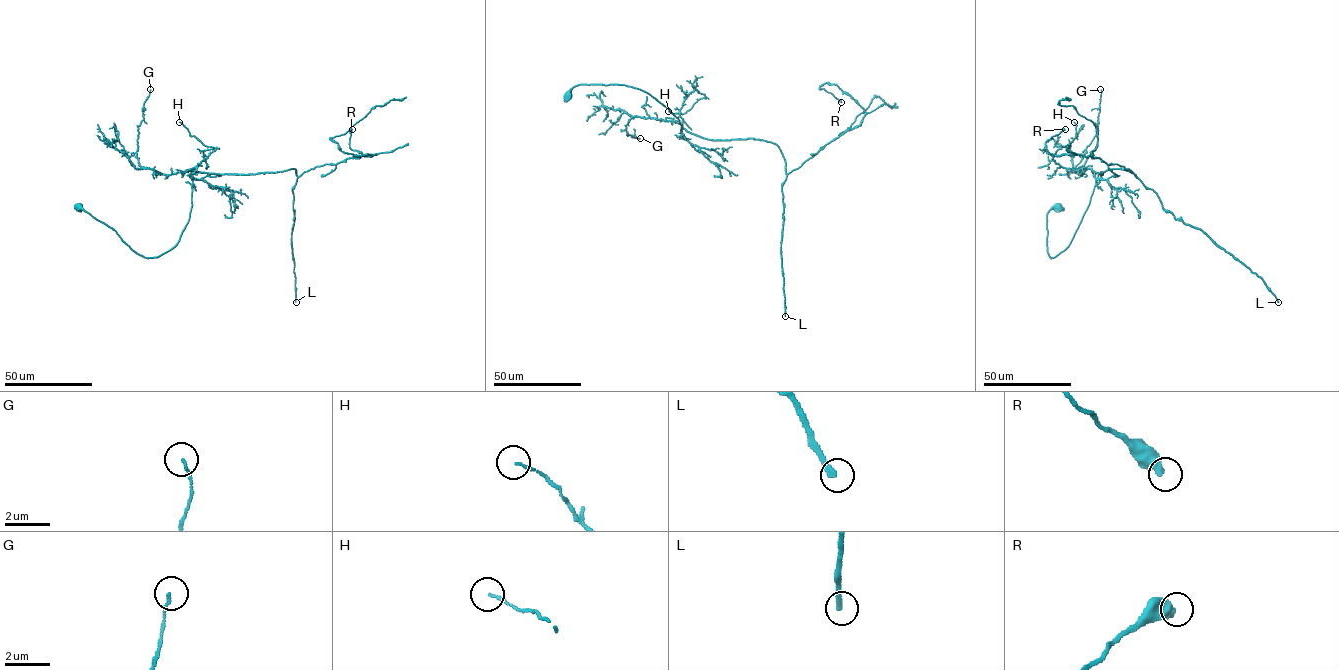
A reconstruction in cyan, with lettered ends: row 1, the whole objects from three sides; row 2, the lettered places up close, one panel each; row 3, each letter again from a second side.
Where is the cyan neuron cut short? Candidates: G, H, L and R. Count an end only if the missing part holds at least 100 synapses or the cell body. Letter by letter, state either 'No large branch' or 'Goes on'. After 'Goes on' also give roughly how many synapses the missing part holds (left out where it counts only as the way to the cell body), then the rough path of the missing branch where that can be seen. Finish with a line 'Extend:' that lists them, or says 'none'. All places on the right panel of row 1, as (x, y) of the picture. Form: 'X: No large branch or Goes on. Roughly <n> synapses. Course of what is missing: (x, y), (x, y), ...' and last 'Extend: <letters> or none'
G: No large branch
H: No large branch
L: Goes on. Roughly 130 synapses
R: No large branch
Extend: L

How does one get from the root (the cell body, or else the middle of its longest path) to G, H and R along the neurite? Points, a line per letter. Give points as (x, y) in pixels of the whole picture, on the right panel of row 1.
G: (1057, 207), (1047, 216), (1051, 258), (1070, 244), (1095, 184), (1090, 169), (1079, 168), (1097, 145), (1100, 89)
H: (1057, 207), (1047, 216), (1051, 258), (1070, 244), (1095, 184), (1090, 168), (1052, 158), (1076, 136), (1074, 122)
R: (1057, 207), (1047, 216), (1051, 258), (1089, 205), (1091, 169), (1136, 176), (1047, 153), (1065, 129)

